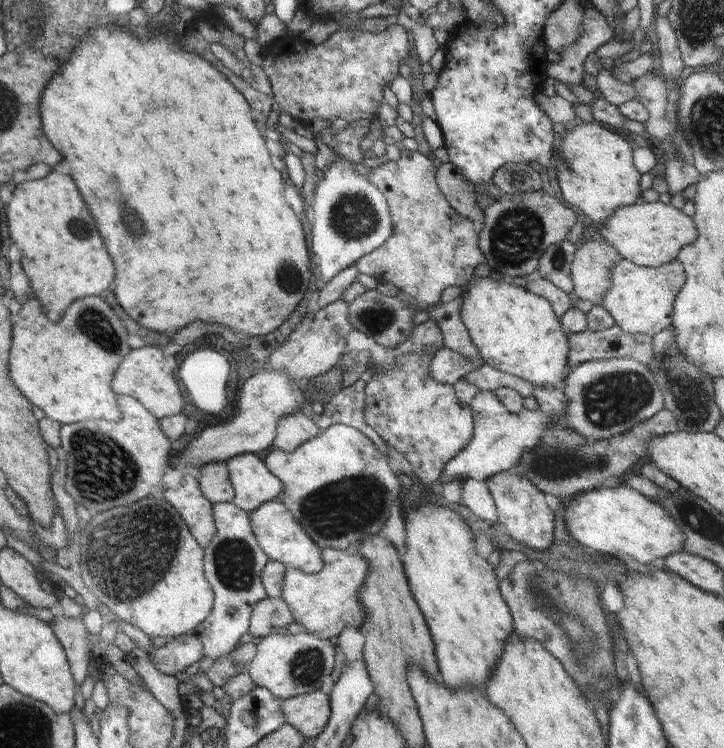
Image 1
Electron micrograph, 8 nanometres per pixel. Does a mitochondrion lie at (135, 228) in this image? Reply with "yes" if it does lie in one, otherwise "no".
yes

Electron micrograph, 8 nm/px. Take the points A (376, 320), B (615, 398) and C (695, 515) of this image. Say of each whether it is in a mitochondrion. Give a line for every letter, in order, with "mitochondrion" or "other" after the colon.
A: mitochondrion
B: mitochondrion
C: mitochondrion

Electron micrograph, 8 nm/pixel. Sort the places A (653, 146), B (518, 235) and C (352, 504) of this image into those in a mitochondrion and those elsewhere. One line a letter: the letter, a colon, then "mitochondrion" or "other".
A: other
B: mitochondrion
C: mitochondrion

